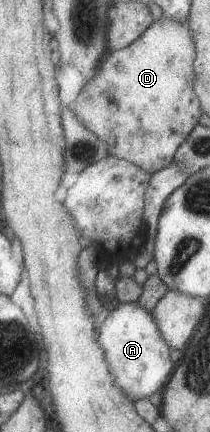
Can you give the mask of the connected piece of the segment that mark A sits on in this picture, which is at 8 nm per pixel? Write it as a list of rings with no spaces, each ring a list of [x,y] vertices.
[[[119,302],[101,316],[100,325],[99,341],[115,384],[129,395],[133,403],[144,397],[148,399],[154,391],[161,391],[174,365],[152,314],[136,302]]]

